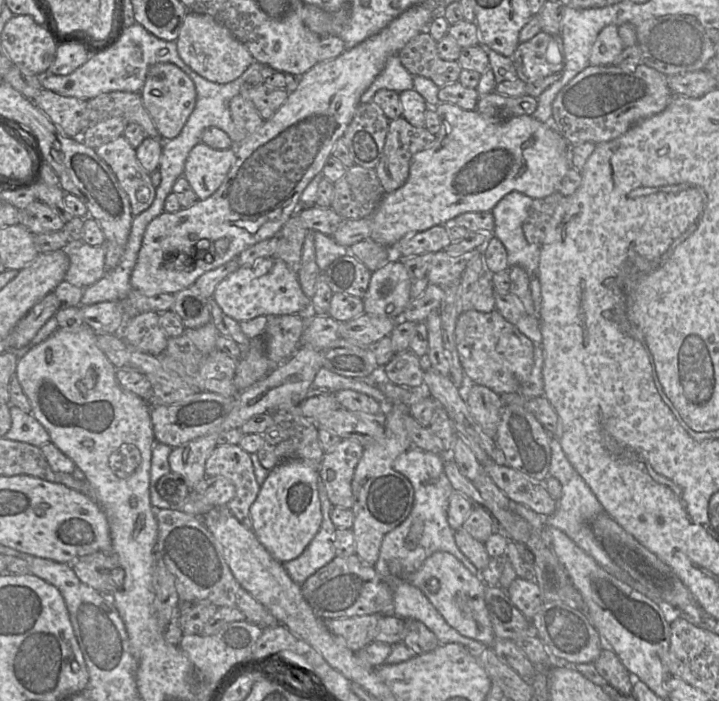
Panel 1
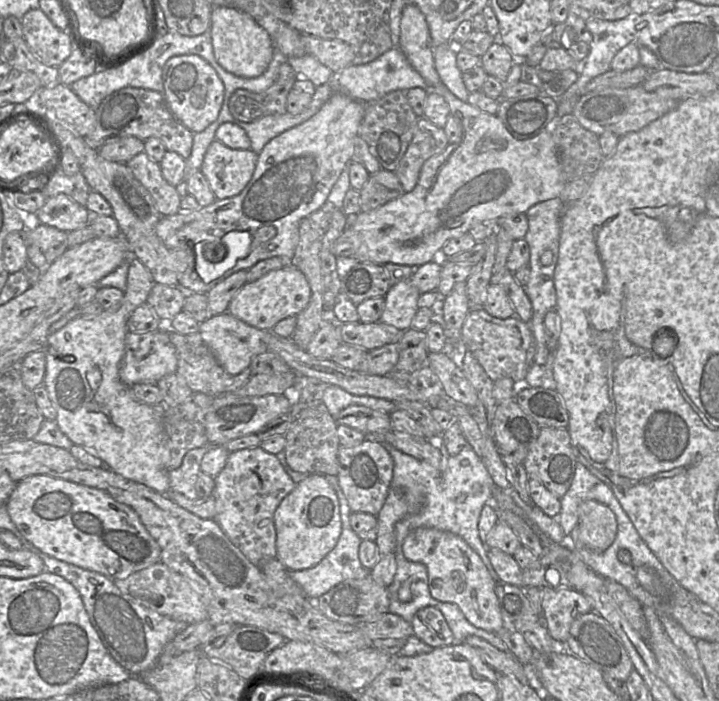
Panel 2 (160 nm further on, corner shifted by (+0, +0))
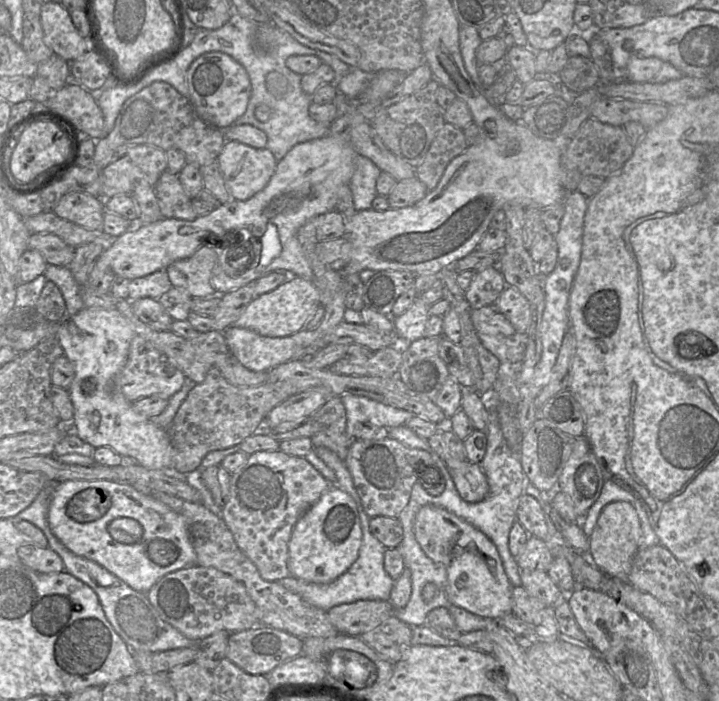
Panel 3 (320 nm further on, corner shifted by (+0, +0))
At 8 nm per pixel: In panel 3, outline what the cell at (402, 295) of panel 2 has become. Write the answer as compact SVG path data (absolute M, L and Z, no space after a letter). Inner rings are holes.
M419 295L406 312L392 318L396 336L405 343L424 337L426 323L430 317L428 308Z

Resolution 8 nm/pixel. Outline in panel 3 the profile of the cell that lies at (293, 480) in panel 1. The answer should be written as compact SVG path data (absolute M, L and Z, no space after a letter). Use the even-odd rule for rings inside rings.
M332 487L296 522L288 543L288 571L294 578L306 582L330 583L357 560L361 544L360 517L354 500Z

